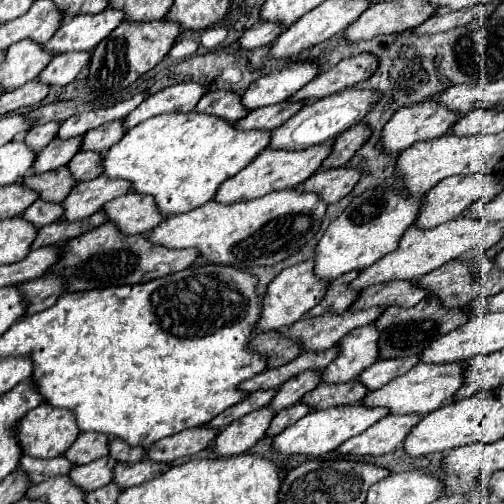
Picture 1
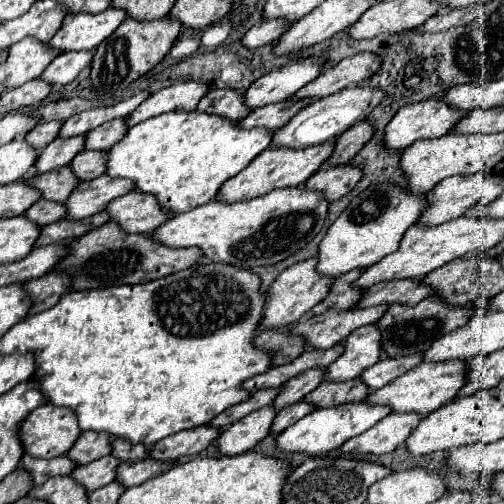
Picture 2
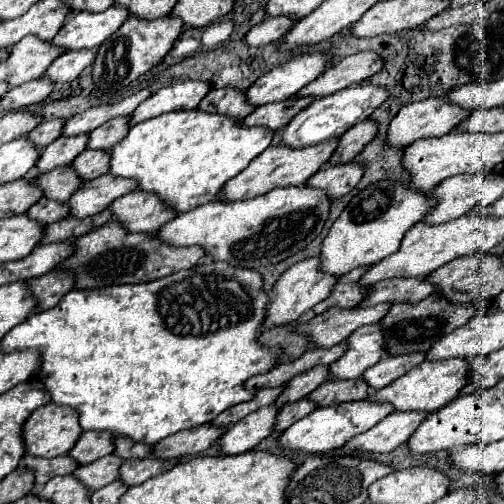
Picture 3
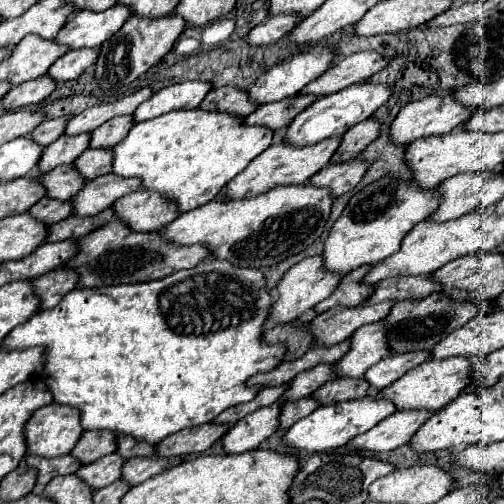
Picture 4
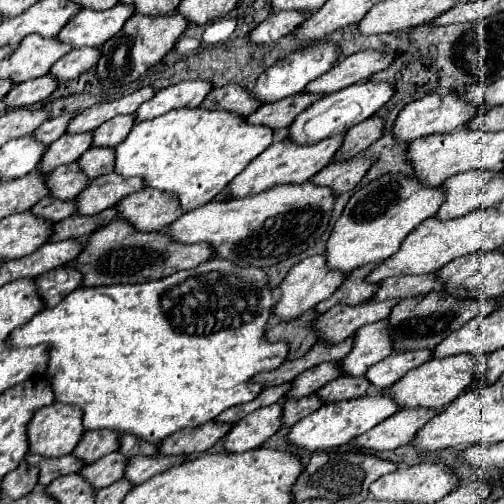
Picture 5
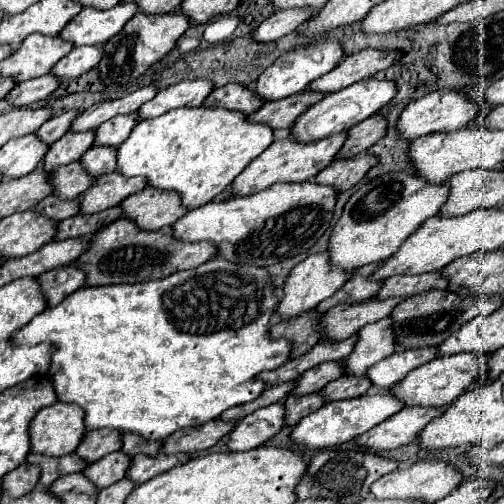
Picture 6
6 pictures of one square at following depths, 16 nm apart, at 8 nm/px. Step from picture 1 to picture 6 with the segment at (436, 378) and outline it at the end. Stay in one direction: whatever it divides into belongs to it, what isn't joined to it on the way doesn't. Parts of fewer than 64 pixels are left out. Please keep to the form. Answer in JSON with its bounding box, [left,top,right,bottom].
[392,354,484,408]

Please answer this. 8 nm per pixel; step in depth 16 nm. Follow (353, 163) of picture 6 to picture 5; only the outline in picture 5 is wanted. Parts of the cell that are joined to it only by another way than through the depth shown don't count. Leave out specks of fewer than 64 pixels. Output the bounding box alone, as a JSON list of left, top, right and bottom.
[310,156,372,196]

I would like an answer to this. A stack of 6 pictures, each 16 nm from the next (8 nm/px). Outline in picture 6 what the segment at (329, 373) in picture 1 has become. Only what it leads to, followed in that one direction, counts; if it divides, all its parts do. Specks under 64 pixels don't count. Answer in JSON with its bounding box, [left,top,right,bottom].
[344,318,394,376]

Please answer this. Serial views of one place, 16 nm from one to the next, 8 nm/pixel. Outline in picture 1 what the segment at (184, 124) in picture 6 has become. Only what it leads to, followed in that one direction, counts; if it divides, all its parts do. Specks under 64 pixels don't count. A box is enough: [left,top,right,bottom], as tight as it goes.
[102,112,270,216]

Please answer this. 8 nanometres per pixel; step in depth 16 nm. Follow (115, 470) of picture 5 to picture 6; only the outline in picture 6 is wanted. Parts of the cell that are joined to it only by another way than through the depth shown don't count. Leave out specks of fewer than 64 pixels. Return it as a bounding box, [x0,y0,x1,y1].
[82,452,130,490]

